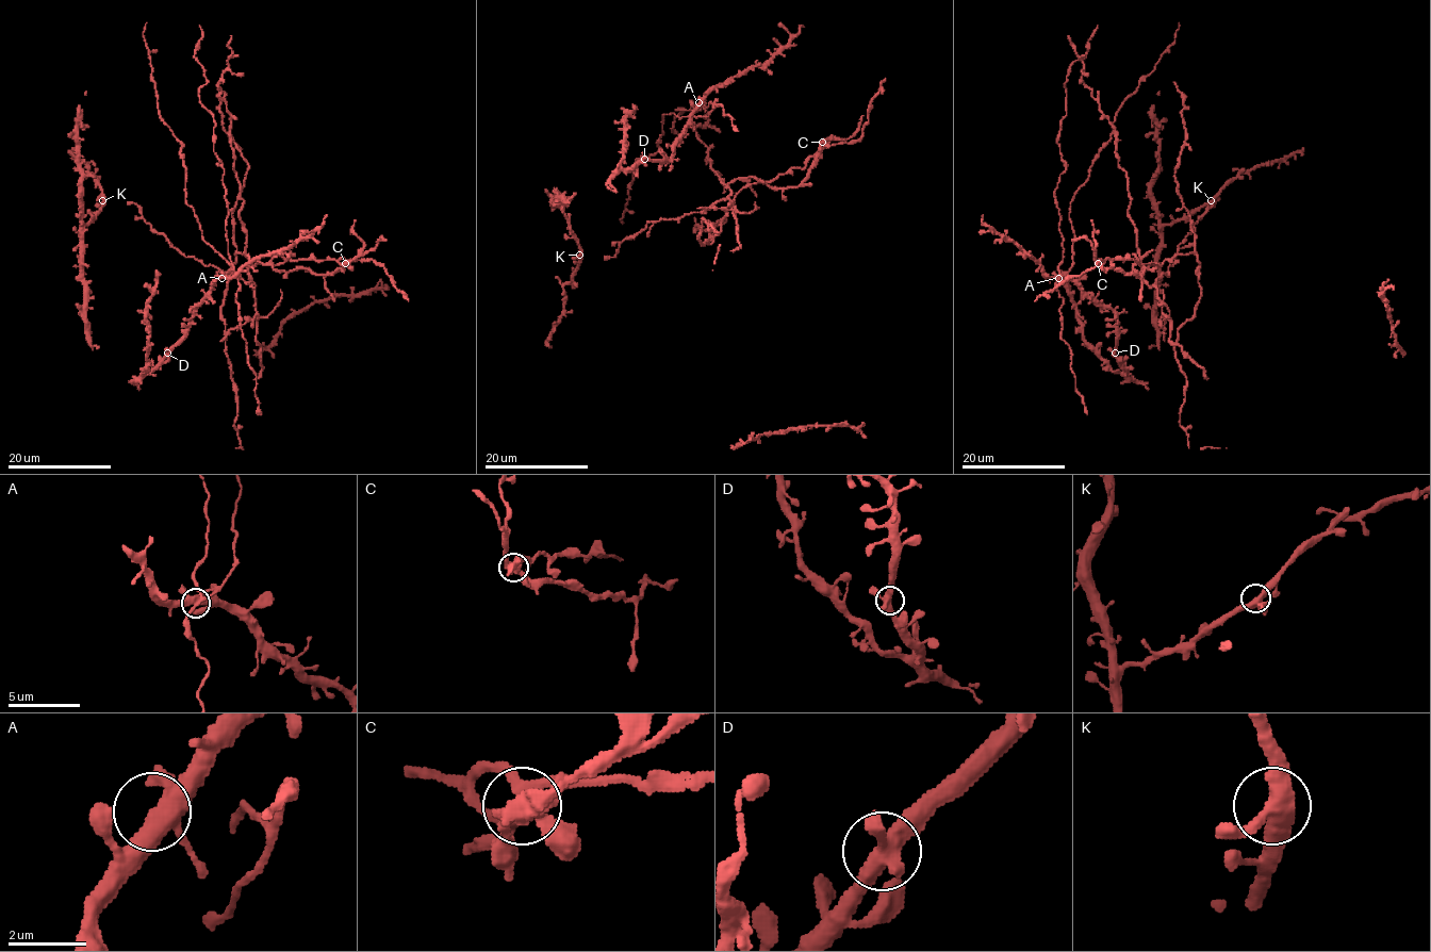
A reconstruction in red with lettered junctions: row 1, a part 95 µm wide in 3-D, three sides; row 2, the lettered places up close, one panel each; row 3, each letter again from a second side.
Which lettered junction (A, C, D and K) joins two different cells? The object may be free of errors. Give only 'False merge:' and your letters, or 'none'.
False merge: C

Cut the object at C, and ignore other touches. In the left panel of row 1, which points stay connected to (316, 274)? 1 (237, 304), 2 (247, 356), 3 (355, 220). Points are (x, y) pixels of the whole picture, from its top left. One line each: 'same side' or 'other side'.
1: other side
2: other side
3: same side

